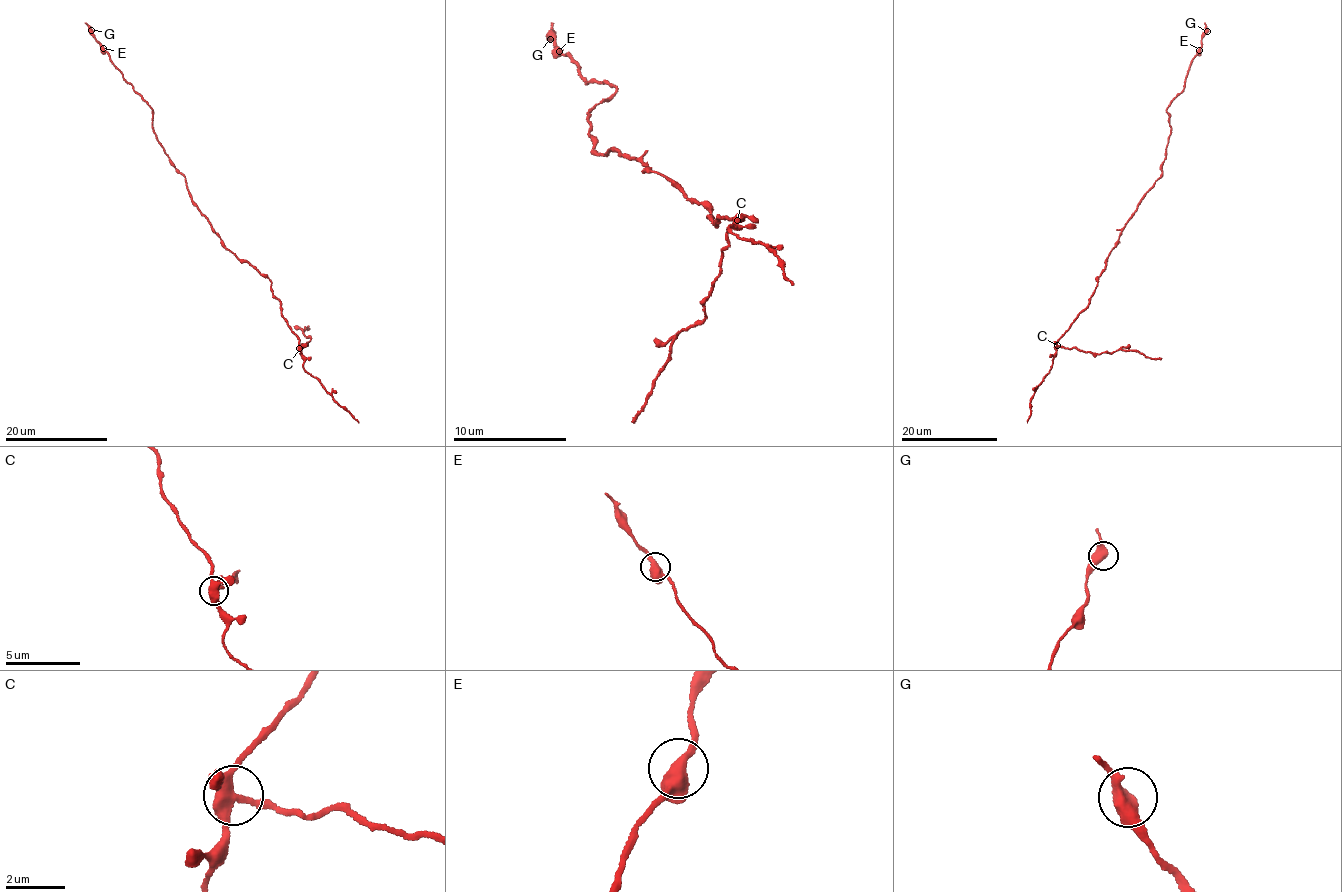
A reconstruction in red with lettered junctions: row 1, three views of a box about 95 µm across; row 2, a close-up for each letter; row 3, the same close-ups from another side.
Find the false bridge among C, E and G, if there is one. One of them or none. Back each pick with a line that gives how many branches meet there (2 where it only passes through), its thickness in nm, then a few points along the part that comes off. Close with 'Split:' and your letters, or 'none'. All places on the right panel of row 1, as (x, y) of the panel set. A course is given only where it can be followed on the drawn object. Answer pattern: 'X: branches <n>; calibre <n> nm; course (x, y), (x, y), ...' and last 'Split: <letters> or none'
C: branches 4; calibre 400 nm; course (1057, 345), (1096, 354), (1136, 351), (1161, 359)
Split: C

